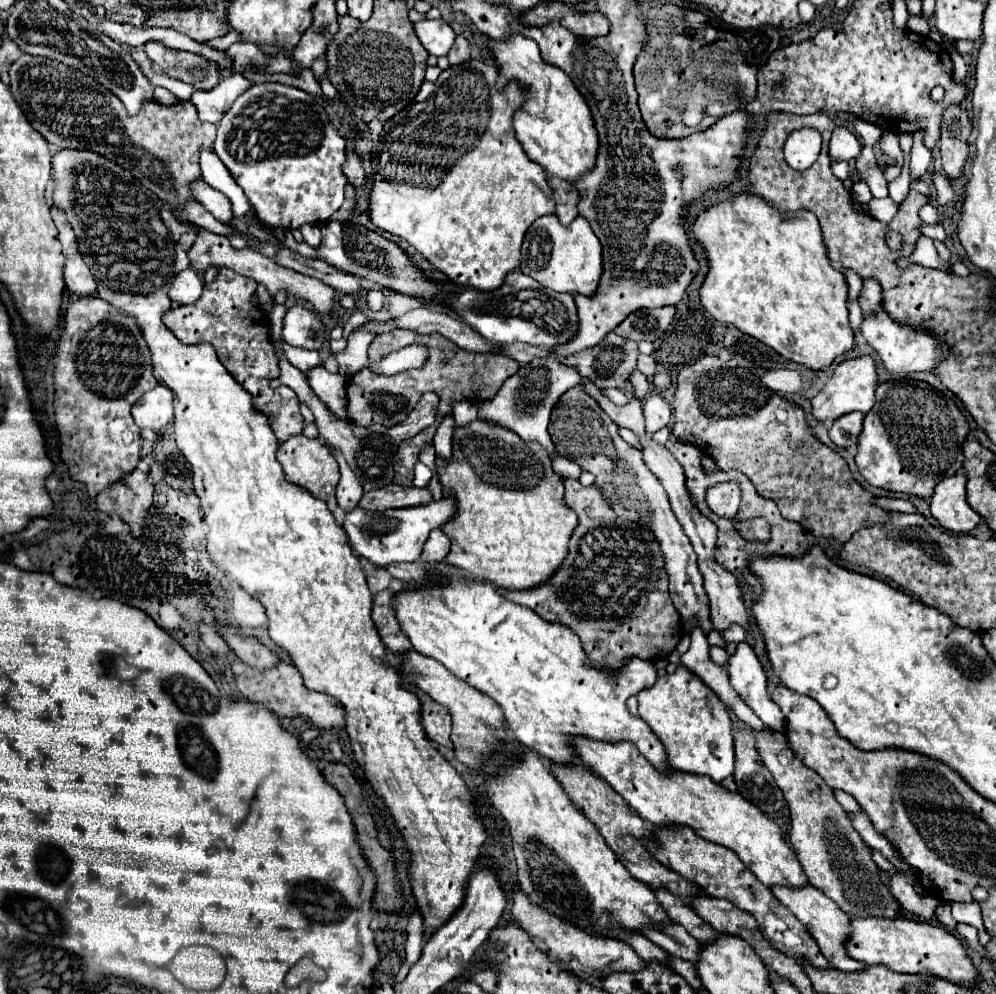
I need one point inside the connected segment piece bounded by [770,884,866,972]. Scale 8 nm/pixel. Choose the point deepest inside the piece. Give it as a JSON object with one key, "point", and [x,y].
{"point":[828,925]}

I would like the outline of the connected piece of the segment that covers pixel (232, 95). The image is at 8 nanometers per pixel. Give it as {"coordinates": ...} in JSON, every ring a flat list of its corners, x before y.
{"coordinates":[[232,74,230,78,222,78,212,90,196,90,190,100,196,104,202,122,218,124,234,100,250,86,254,86,252,80,244,78,242,74]]}

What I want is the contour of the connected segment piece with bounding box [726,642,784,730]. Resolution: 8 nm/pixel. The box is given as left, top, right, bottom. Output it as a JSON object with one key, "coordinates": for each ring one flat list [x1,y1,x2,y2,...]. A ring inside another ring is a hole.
{"coordinates":[[746,642,736,644,734,652,728,654,726,672,730,676,732,688,768,728,772,730,784,728,784,714,768,696,766,690,768,678,762,670,762,664,758,662,754,650]]}

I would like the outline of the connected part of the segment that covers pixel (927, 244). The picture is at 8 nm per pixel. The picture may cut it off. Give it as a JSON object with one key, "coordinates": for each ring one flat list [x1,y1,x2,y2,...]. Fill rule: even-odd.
{"coordinates":[[920,236,916,242,916,250,914,256,910,256,910,262,916,262,920,266,928,266,928,268,942,268,948,270,948,266,944,266,938,260,938,252,934,248,934,240,928,236]]}

